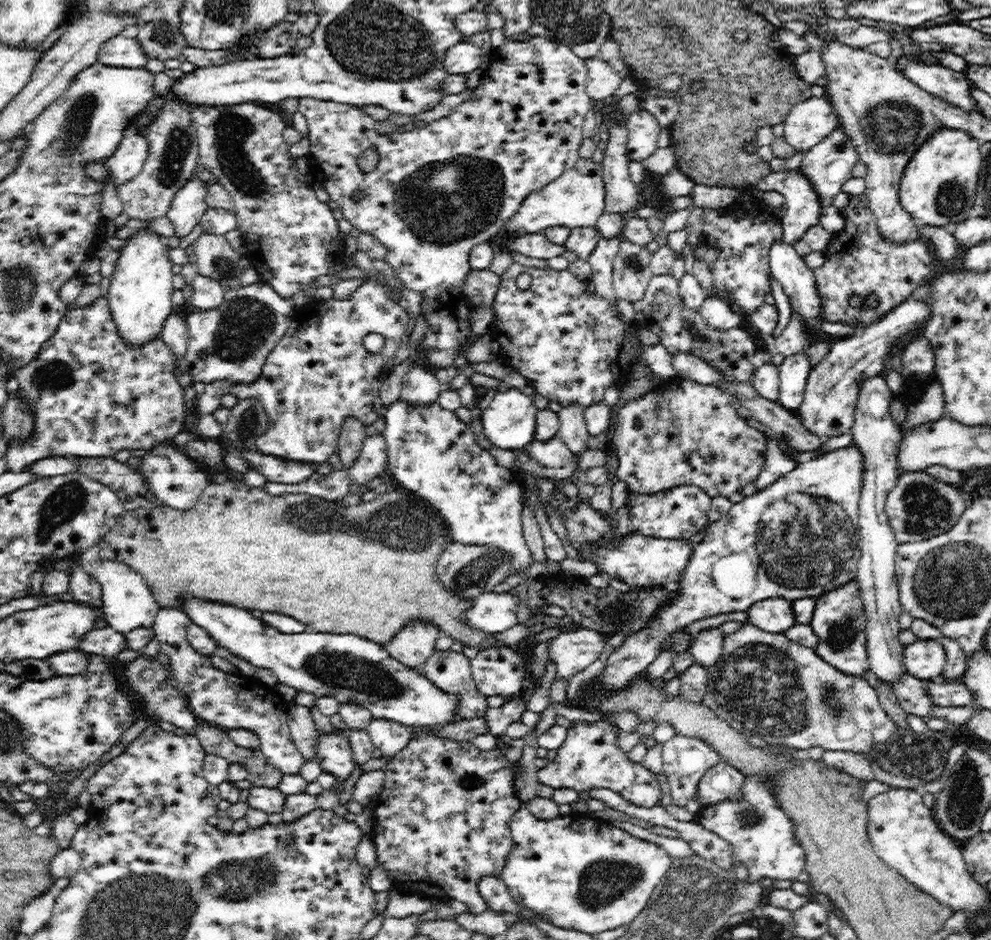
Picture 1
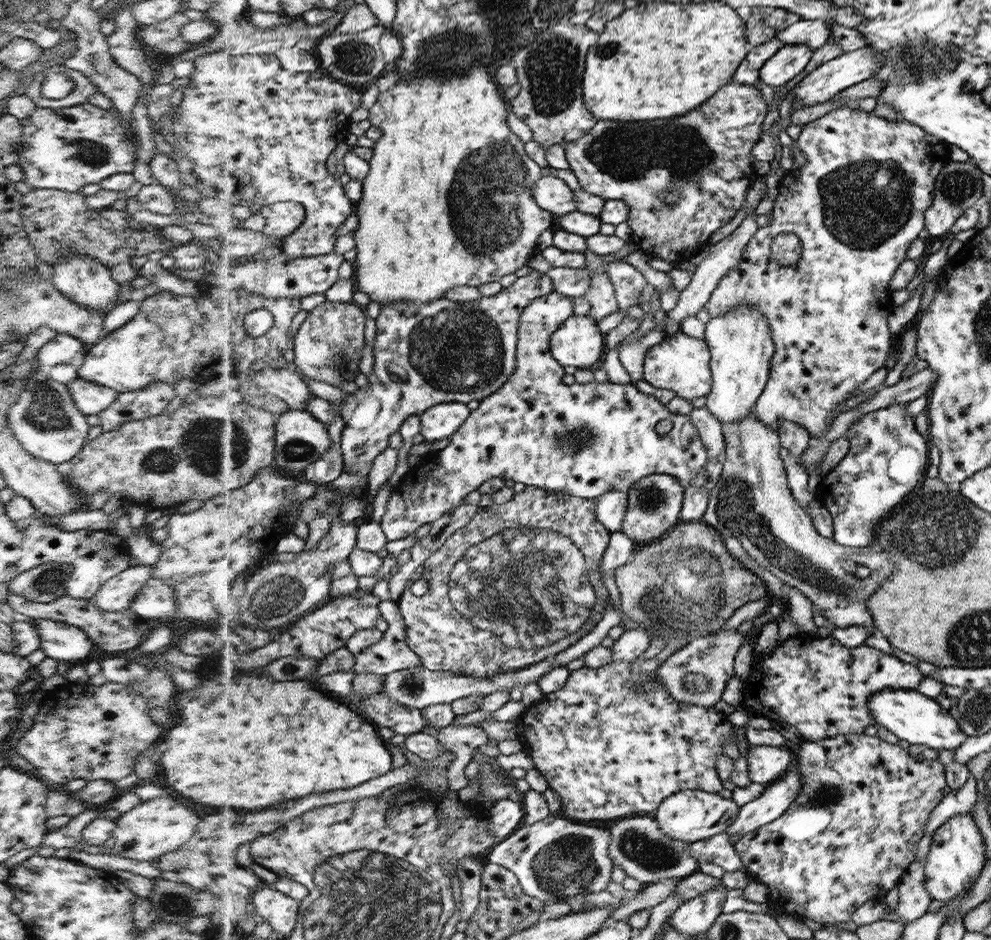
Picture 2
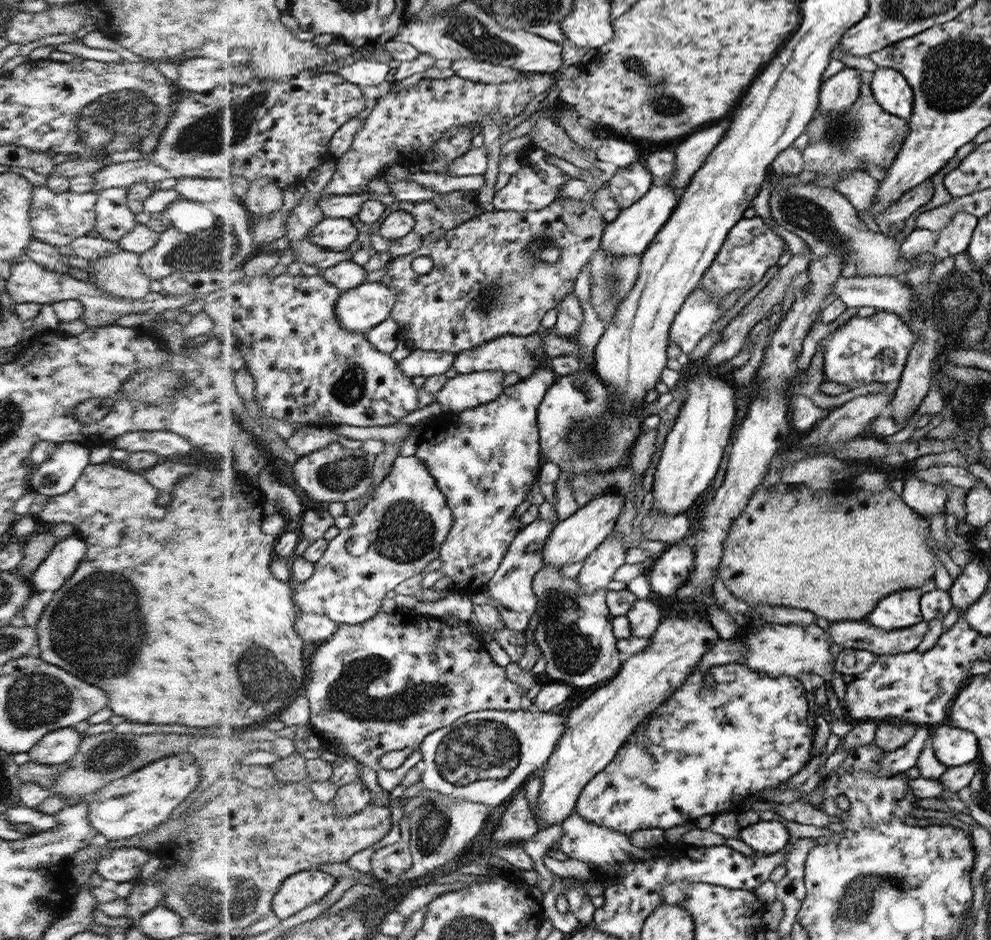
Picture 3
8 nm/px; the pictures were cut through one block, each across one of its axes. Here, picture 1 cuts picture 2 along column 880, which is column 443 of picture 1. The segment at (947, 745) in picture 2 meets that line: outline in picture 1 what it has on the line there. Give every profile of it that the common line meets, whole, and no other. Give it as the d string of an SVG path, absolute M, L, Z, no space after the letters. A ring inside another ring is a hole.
M192 598L184 602L184 608L181 611L190 617L193 624L206 630L218 646L227 648L237 658L248 660L257 668L272 670L279 682L292 686L302 693L310 693L314 697L332 696L340 704L364 706L373 714L374 719L388 719L409 727L435 725L439 728L457 721L458 696L445 693L422 673L392 658L380 643L371 642L354 634L326 632L284 634L264 623L259 616L252 616L248 610L240 610L236 606L208 606L208 602L200 606L200 602L192 602Z

